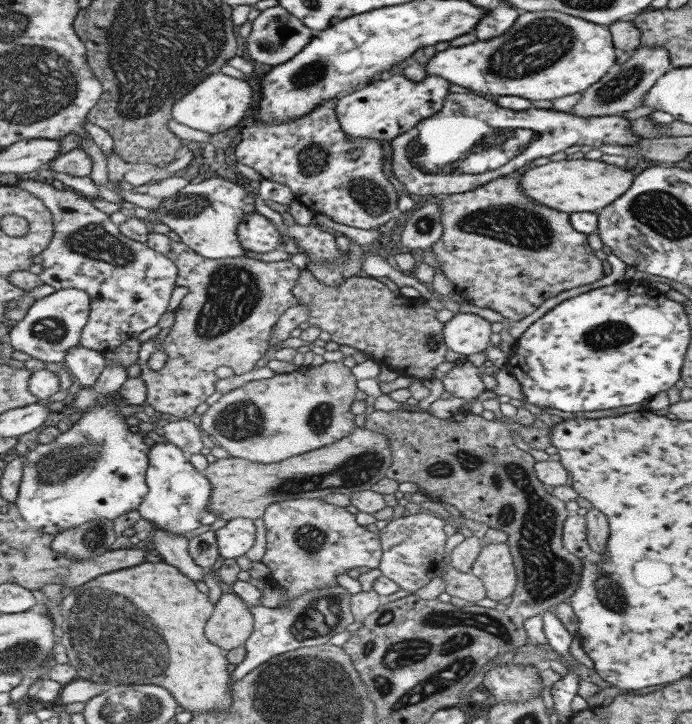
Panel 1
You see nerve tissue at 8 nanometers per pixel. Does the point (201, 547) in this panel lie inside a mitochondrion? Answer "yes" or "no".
yes

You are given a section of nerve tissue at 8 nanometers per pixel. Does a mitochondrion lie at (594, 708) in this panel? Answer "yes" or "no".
no

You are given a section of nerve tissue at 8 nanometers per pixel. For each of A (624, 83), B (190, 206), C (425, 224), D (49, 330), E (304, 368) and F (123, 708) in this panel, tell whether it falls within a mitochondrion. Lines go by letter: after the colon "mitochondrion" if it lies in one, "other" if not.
A: mitochondrion
B: mitochondrion
C: mitochondrion
D: mitochondrion
E: other
F: mitochondrion

